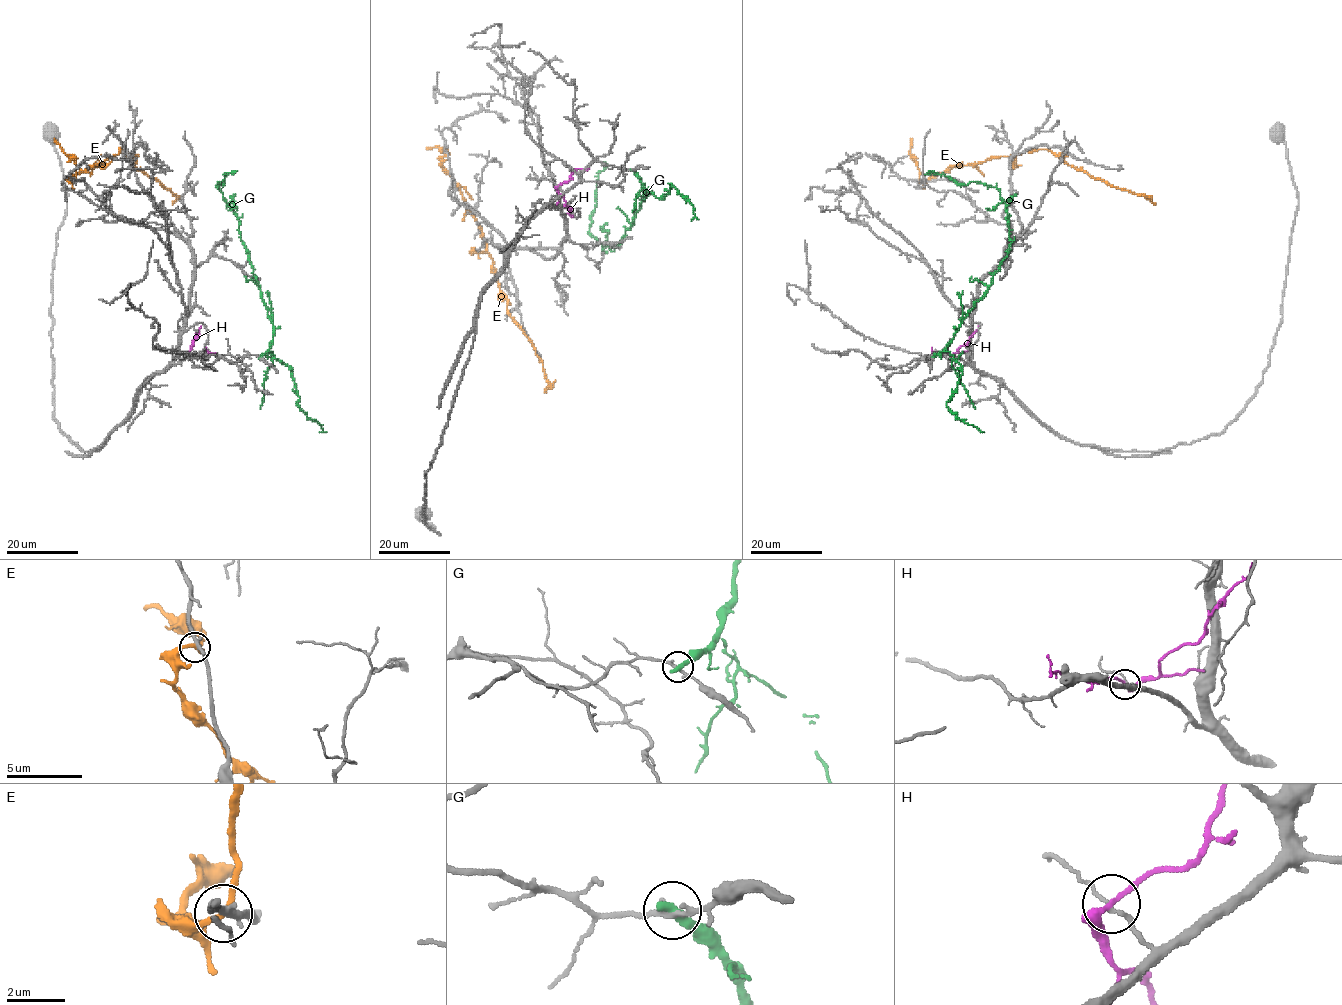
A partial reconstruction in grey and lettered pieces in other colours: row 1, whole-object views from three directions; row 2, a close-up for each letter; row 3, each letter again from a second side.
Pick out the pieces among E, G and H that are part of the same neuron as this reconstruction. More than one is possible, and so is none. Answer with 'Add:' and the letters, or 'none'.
Add: E

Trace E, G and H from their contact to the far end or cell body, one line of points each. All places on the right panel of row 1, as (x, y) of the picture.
E: (919, 181), (929, 179), (953, 166), (973, 165), (1030, 149), (1047, 149), (1093, 177), (1148, 198), (1155, 204)
G: (932, 357), (984, 294), (1010, 240), (1005, 205), (994, 186), (958, 184), (935, 172), (925, 174)
H: (949, 354), (956, 353), (966, 344), (979, 326)

